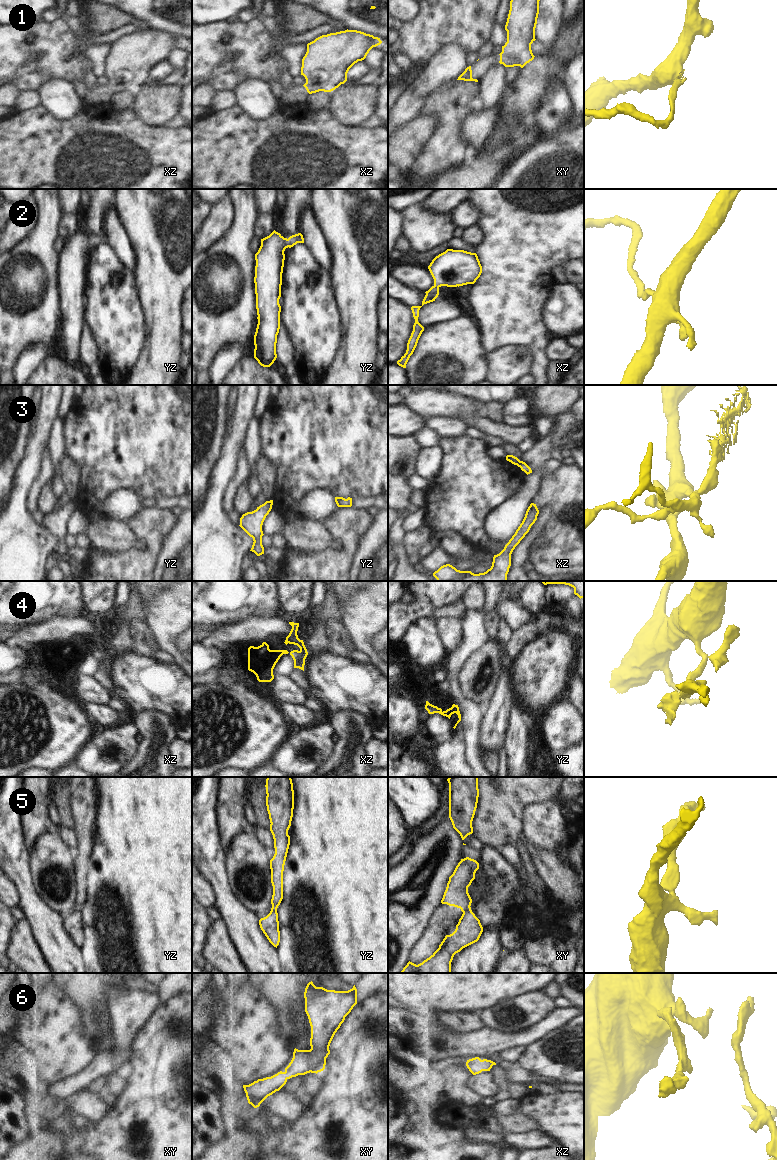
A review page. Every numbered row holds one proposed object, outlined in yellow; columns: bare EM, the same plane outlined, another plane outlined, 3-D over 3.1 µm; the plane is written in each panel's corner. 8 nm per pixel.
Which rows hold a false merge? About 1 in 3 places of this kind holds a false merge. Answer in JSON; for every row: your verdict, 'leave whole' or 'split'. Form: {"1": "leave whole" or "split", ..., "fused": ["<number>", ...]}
{"1": "leave whole", "2": "leave whole", "3": "split", "4": "split", "5": "split", "6": "leave whole", "fused": ["3", "4", "5"]}

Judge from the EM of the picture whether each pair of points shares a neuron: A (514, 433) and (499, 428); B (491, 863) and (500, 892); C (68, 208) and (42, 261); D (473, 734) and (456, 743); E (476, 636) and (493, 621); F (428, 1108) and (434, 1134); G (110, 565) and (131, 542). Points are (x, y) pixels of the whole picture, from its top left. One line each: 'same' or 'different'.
A: same
B: same
C: different
D: different
E: different
F: same
G: different

